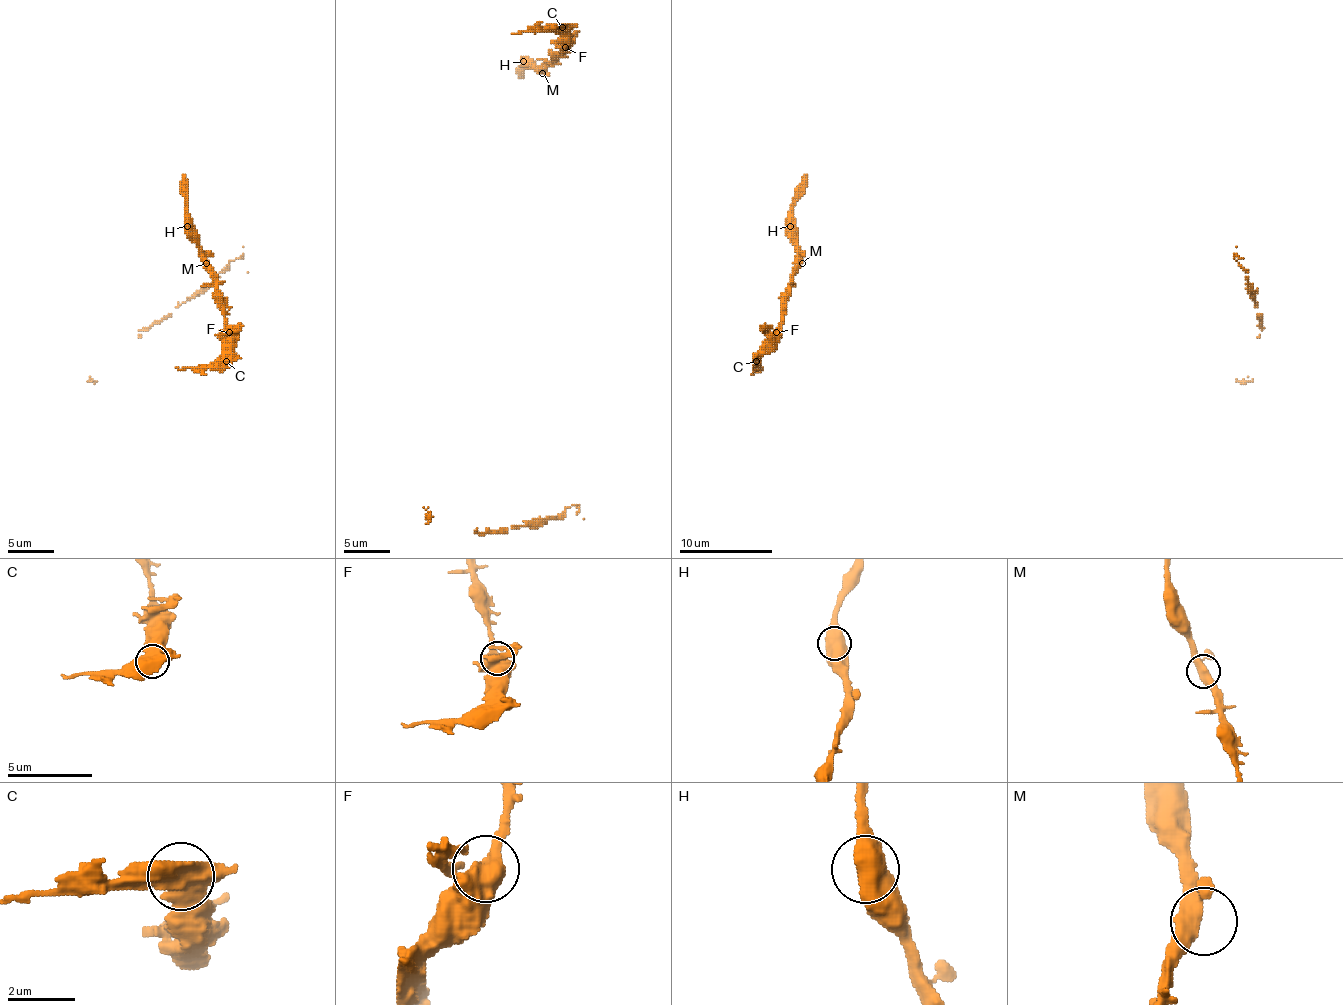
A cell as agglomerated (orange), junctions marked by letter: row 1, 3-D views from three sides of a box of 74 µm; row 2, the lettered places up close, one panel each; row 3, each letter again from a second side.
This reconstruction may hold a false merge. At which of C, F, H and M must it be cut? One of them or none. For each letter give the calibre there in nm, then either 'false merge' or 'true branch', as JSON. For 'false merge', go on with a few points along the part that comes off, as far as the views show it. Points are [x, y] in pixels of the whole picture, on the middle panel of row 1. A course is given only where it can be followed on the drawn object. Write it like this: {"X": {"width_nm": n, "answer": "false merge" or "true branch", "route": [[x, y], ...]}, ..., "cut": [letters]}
{"C": {"width_nm": 550, "answer": "false merge", "route": [[563, 27], [512, 34]]}, "F": {"width_nm": 500, "answer": "true branch"}, "H": {"width_nm": 600, "answer": "true branch"}, "M": {"width_nm": 400, "answer": "true branch"}, "cut": ["C"]}

